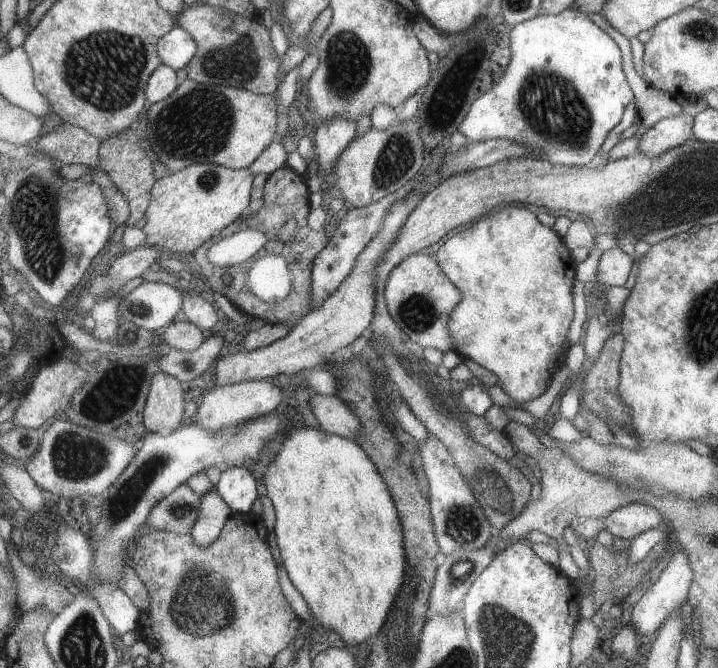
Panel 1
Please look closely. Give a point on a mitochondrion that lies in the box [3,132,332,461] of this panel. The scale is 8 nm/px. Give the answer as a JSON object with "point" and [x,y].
{"point":[34,212]}

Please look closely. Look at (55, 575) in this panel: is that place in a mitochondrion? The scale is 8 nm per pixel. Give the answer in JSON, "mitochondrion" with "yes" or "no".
{"mitochondrion":"no"}

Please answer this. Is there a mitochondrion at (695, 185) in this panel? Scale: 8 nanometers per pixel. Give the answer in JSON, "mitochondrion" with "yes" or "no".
{"mitochondrion":"yes"}

